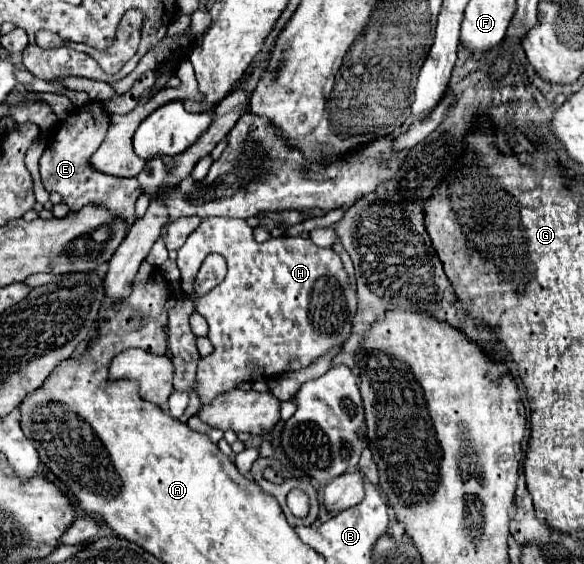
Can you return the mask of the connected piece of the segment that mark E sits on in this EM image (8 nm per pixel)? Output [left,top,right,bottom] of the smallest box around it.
[39,100,141,224]

